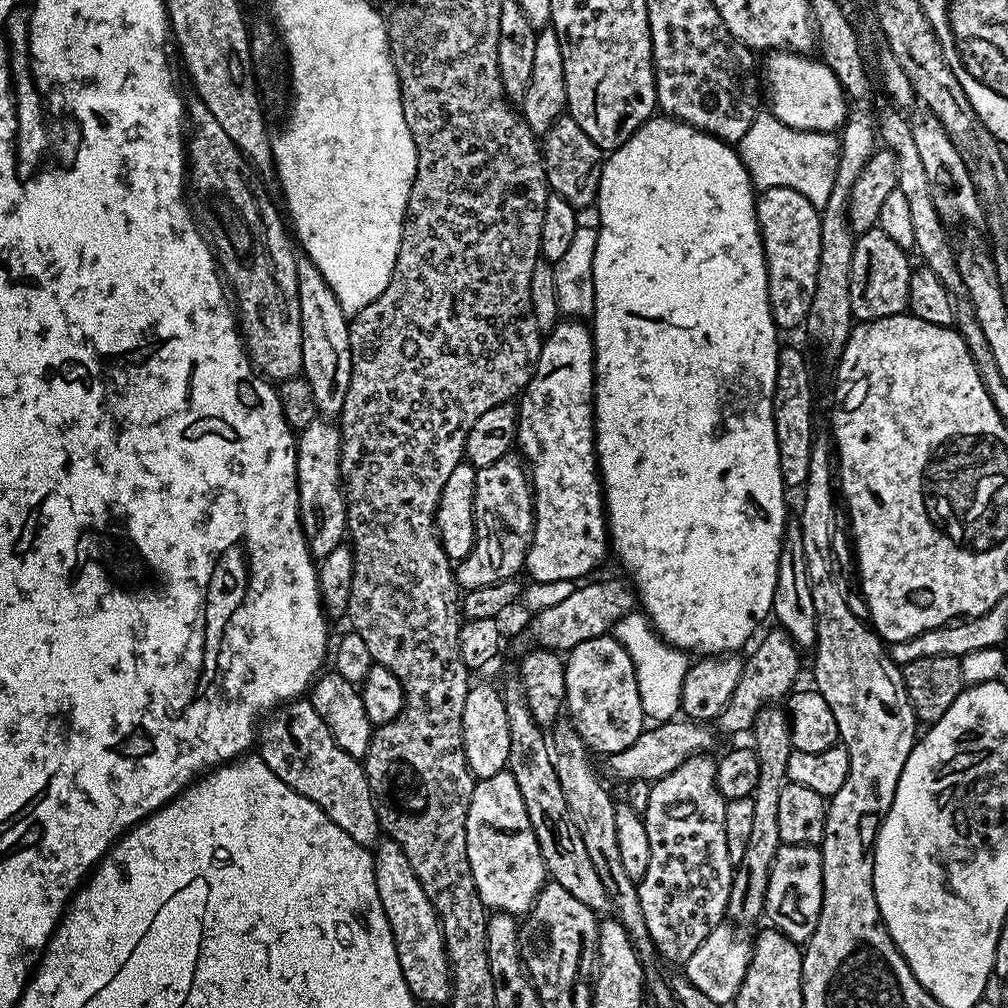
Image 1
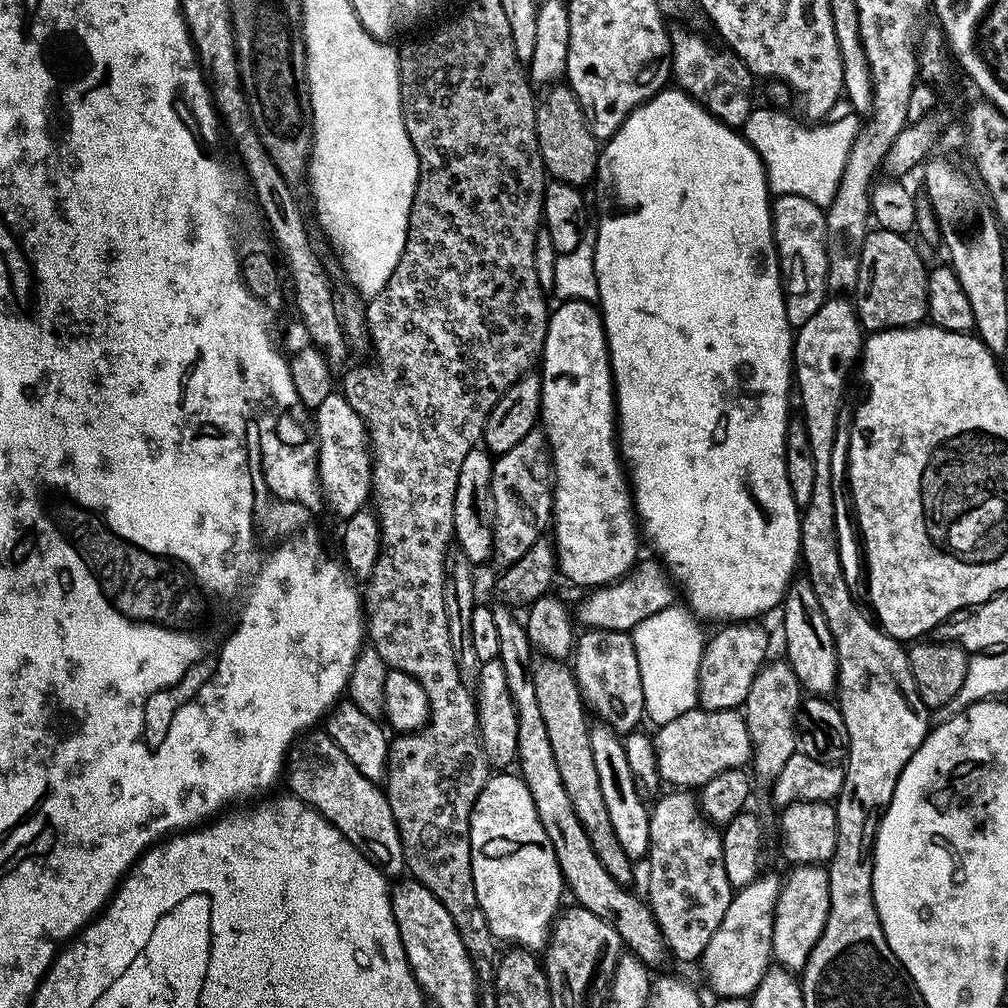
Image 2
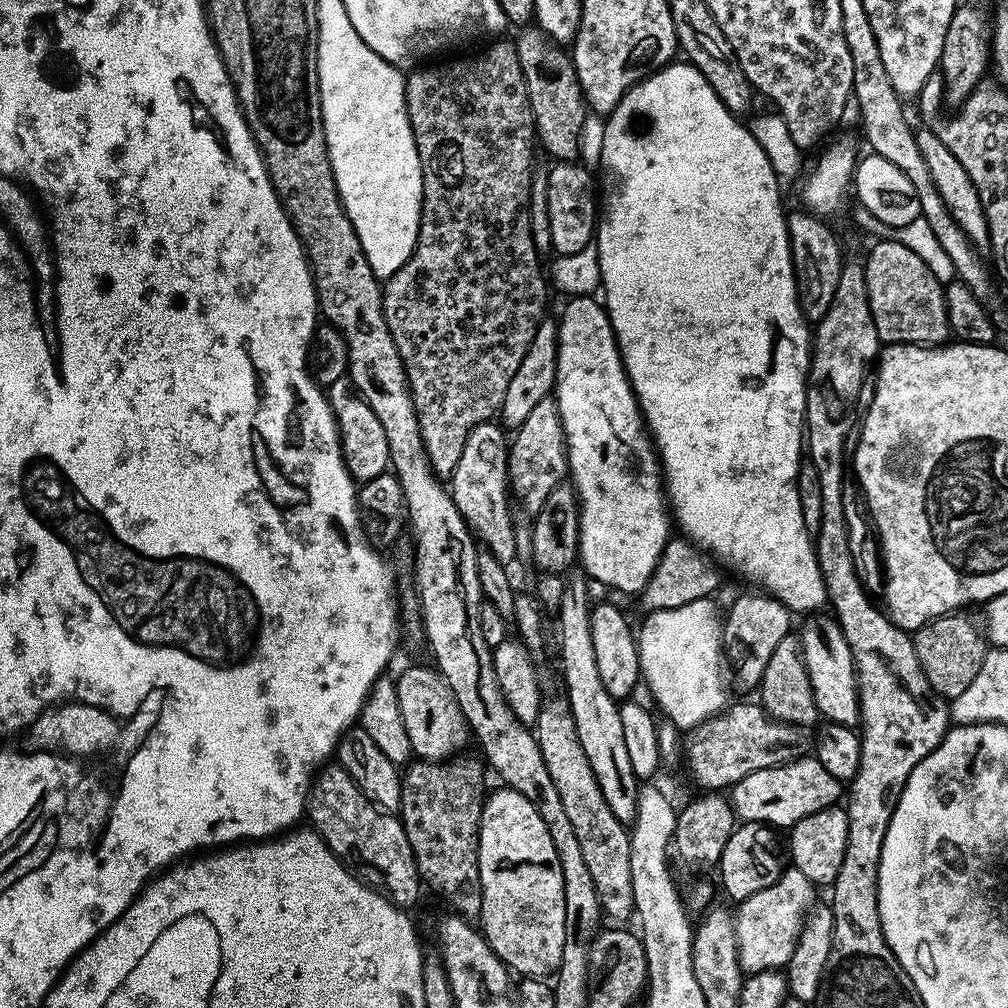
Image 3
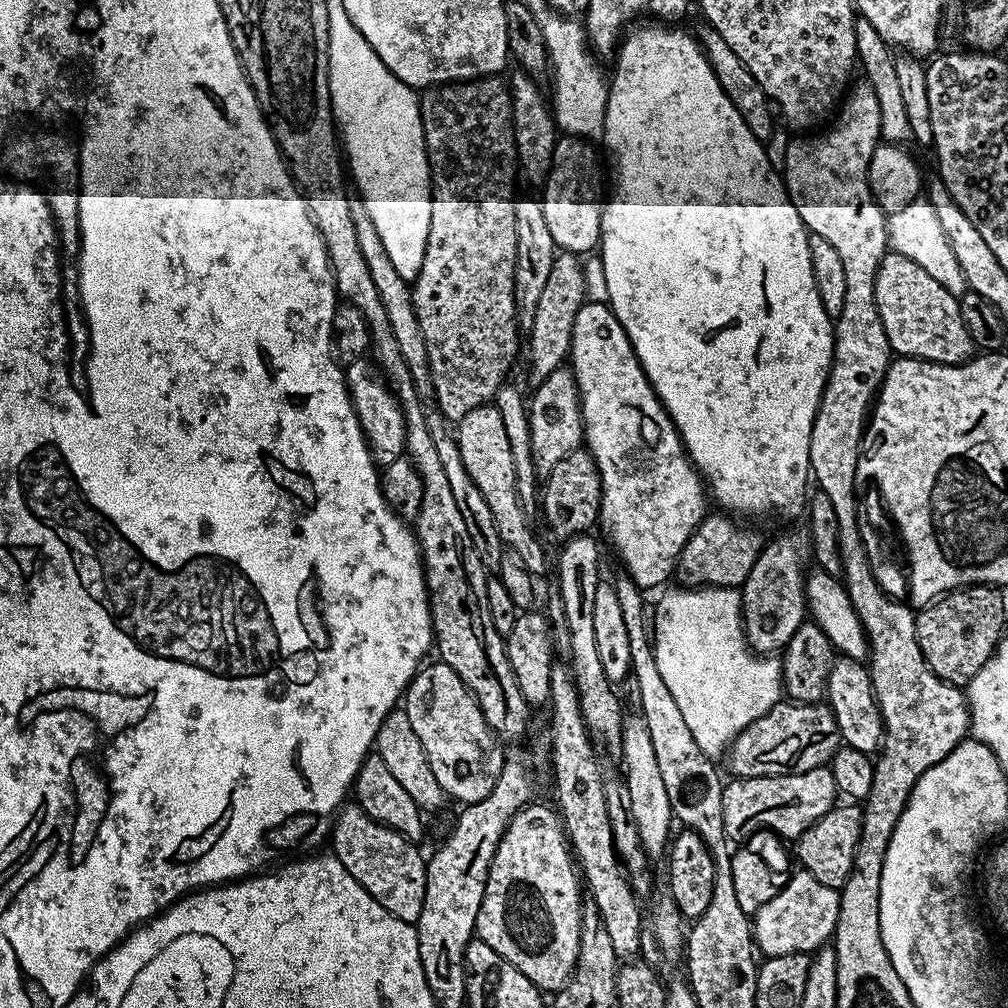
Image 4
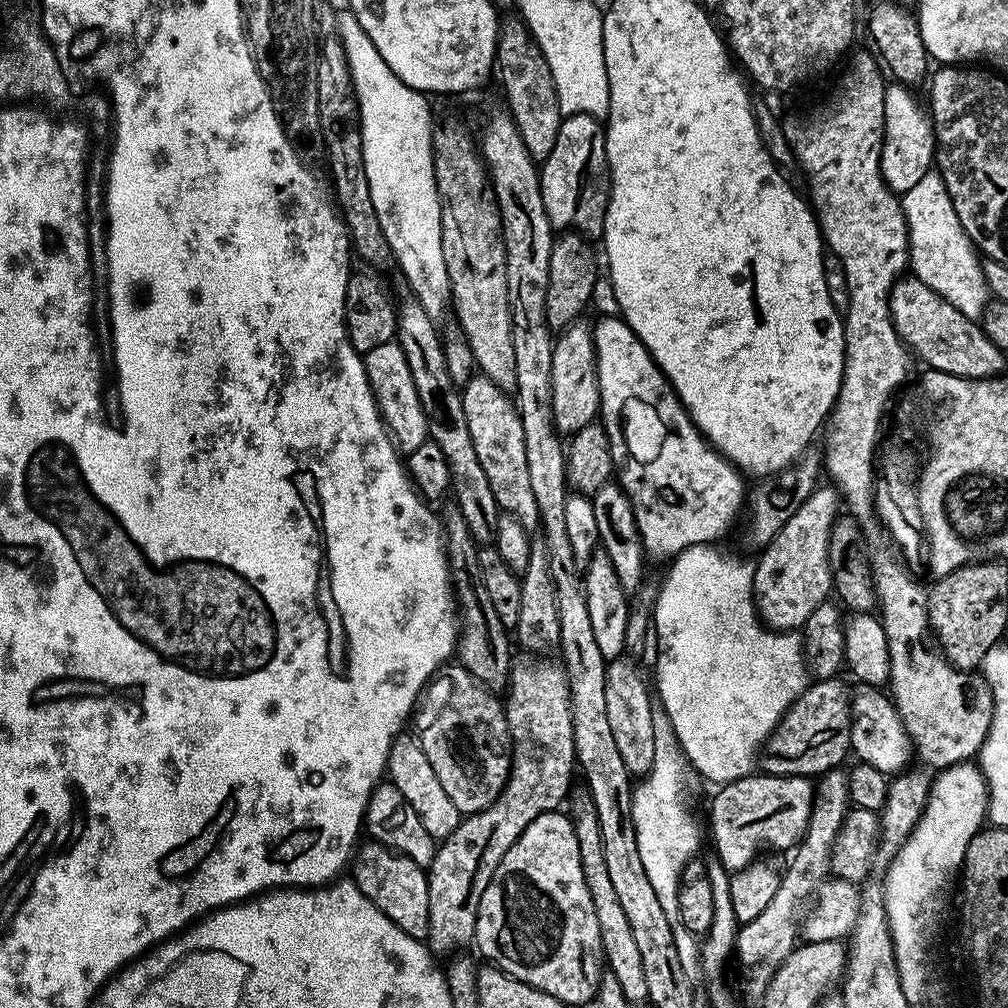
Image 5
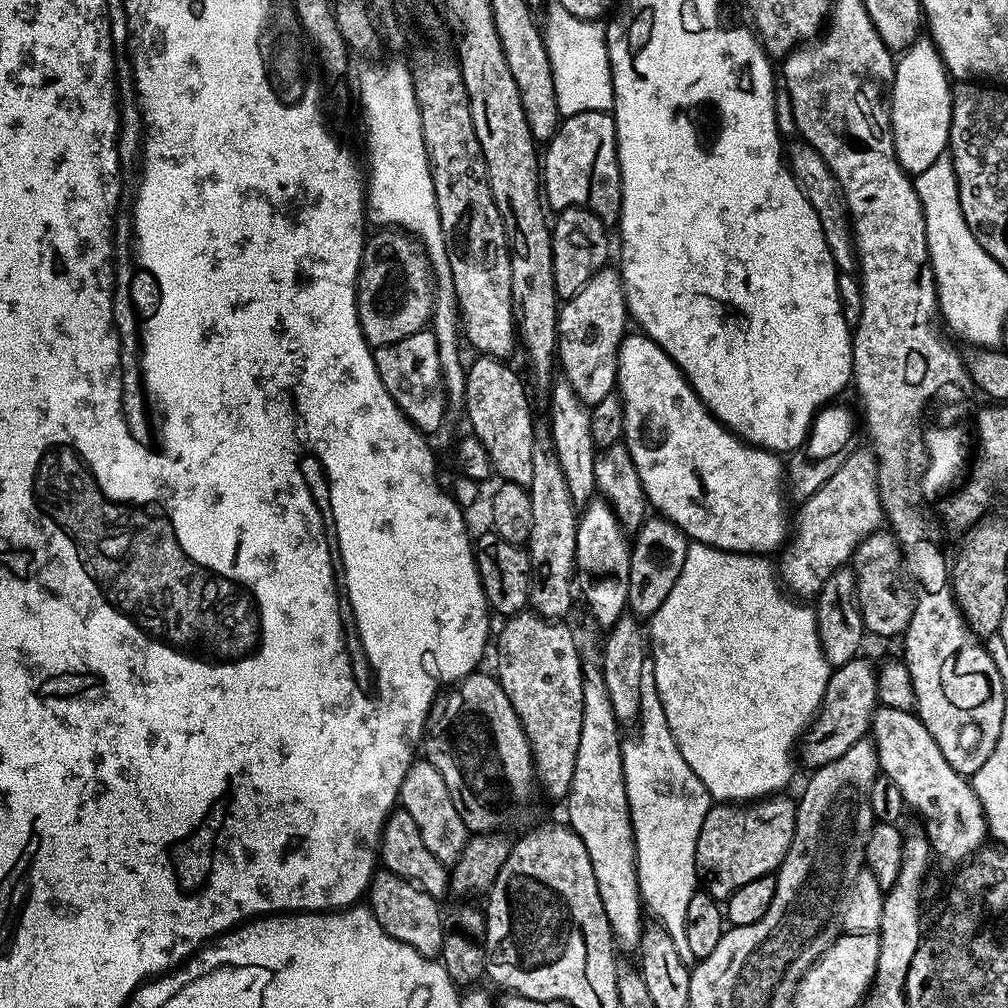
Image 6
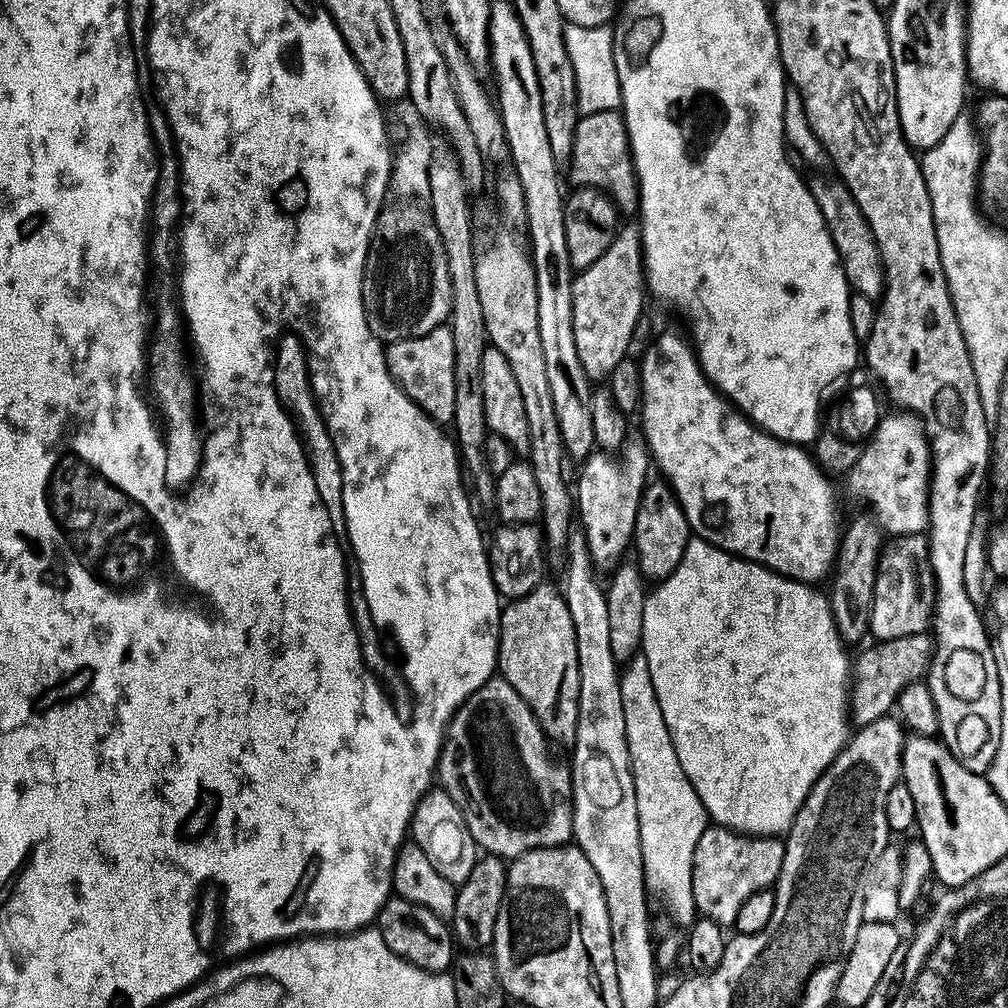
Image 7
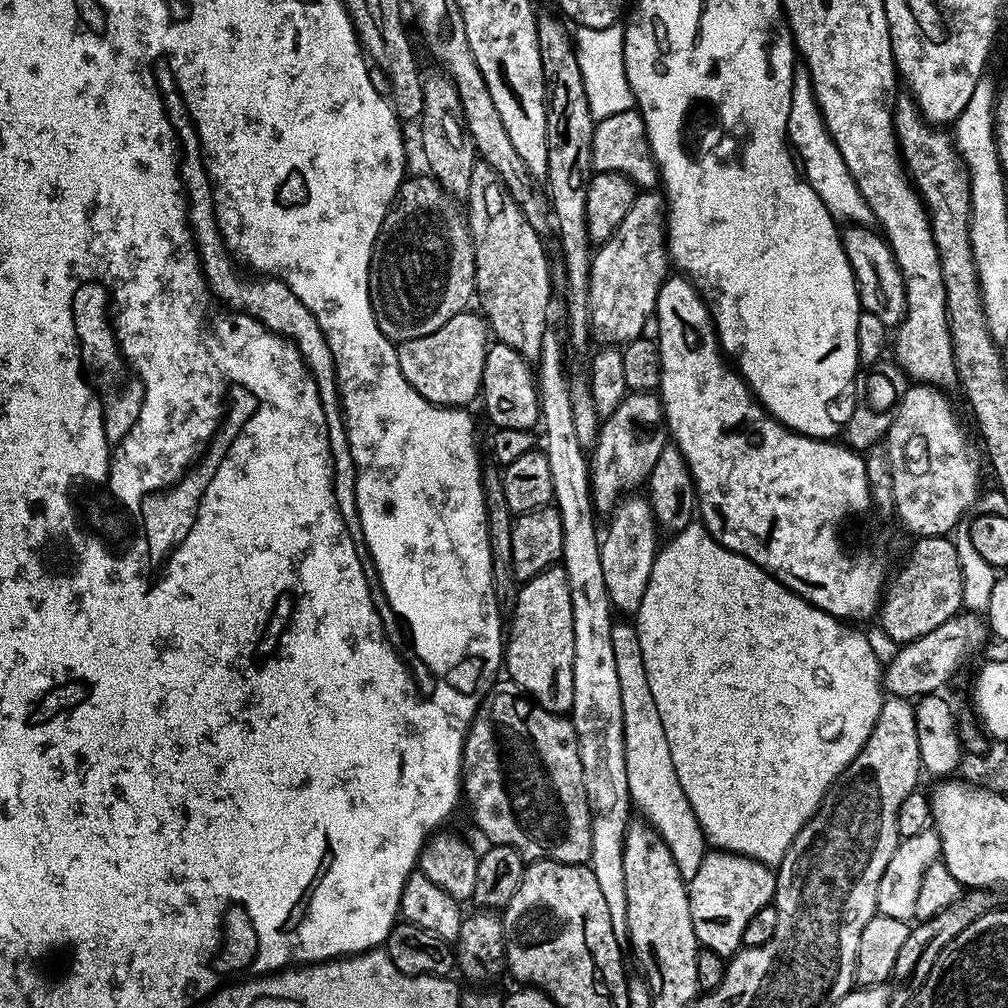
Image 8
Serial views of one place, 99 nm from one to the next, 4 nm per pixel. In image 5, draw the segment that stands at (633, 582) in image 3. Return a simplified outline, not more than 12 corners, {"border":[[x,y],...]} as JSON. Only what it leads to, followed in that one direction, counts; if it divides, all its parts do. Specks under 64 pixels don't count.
{"border":[[616,314],[598,416],[645,553],[715,545],[745,477]]}

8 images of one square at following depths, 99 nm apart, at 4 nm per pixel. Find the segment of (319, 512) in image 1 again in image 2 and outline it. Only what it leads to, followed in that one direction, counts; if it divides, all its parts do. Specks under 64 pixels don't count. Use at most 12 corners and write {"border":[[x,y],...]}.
{"border":[[343,394],[314,409],[320,484],[341,518],[370,500],[364,420]]}

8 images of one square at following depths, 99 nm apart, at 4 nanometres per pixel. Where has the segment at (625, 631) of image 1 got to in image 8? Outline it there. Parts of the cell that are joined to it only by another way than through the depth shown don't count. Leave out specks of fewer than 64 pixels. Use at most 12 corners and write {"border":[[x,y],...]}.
{"border":[[690,523],[634,623],[713,849],[776,866],[886,699]]}

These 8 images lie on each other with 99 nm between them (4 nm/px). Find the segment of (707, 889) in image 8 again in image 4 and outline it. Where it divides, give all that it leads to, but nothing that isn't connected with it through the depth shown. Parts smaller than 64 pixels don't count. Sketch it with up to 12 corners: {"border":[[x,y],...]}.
{"border":[[831,767],[725,783],[729,841],[795,841],[837,803]]}

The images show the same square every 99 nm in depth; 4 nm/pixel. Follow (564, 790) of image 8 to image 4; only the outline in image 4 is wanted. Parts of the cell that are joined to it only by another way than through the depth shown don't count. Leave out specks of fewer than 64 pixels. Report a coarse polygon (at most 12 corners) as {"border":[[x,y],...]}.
{"border":[[443,662],[402,707],[445,797],[486,798],[506,759]]}

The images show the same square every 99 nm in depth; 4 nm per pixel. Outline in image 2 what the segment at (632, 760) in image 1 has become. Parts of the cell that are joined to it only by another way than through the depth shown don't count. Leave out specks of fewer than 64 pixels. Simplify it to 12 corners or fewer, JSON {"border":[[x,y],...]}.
{"border":[[697,706],[654,732],[661,781],[696,790],[744,768],[752,743],[736,710]]}

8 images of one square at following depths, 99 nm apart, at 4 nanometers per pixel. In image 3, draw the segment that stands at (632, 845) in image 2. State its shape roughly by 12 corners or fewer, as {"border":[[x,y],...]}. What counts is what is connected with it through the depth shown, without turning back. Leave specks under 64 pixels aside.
{"border":[[569,575],[560,668],[578,742],[625,826],[641,785],[602,686],[583,575]]}

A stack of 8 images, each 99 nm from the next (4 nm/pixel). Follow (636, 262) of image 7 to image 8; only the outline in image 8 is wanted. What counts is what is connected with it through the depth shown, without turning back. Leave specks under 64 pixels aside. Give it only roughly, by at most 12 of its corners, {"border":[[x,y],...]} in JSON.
{"border":[[644,190],[595,249],[588,322],[643,337],[670,275],[666,201]]}

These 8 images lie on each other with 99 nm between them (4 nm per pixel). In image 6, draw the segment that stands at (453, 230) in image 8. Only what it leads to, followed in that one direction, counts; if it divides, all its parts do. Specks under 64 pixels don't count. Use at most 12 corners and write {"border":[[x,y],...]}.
{"border":[[367,237],[356,313],[373,349],[425,331],[436,293],[424,245]]}

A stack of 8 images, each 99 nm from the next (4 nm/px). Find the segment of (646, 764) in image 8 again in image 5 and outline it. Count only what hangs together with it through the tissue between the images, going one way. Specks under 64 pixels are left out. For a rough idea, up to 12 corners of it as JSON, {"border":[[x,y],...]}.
{"border":[[653,707],[654,766],[632,790],[642,870],[658,894],[692,989],[701,941],[678,918],[678,882],[697,855],[690,765]]}

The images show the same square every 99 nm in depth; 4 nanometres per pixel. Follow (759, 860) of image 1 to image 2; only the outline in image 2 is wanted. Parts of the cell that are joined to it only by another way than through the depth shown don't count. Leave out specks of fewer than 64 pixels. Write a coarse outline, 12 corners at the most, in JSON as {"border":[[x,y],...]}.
{"border":[[787,659],[742,705],[750,772],[771,786],[798,750],[802,689]]}

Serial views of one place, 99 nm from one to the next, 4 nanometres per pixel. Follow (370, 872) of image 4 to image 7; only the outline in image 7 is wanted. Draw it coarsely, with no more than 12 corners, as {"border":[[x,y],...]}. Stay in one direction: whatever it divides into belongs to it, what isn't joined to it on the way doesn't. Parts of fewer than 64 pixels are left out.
{"border":[[393,895],[378,917],[386,946],[427,972],[447,973],[445,917]]}

